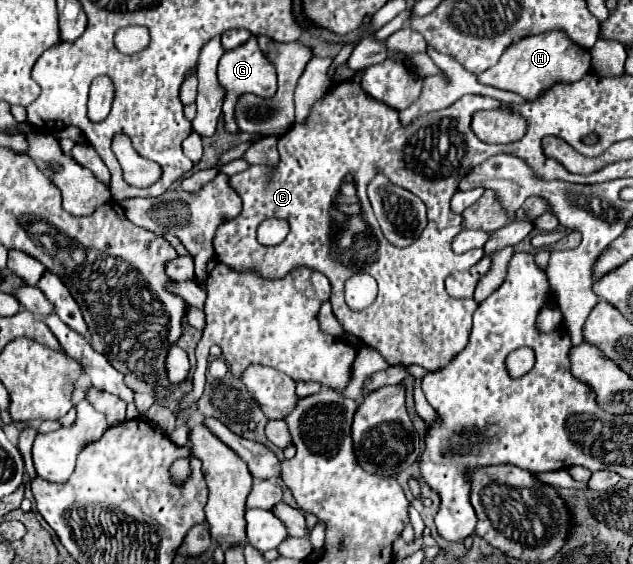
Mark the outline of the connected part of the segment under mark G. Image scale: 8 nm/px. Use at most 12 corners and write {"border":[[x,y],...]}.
{"border":[[255,36],[225,52],[217,78],[225,90],[225,128],[239,132],[237,96],[271,98],[277,76]]}

